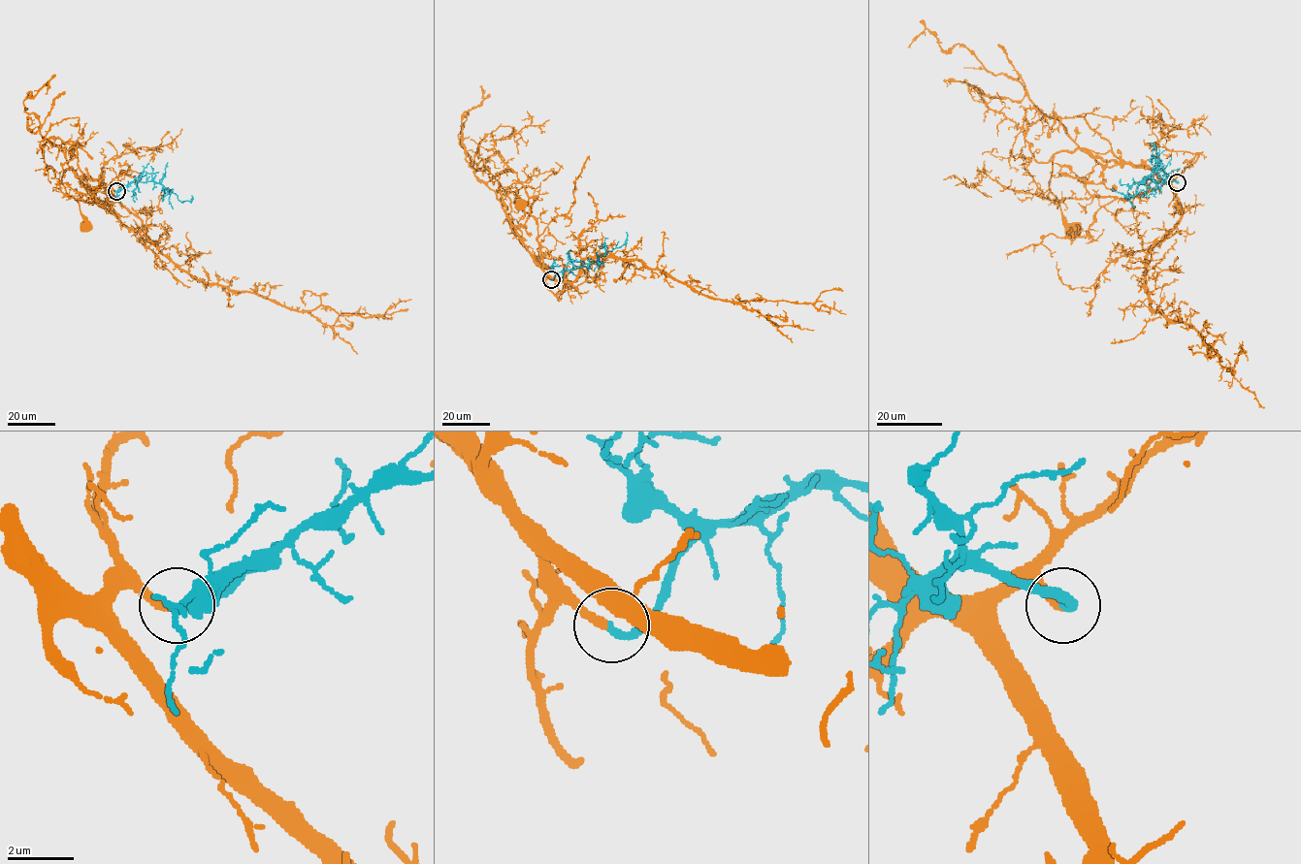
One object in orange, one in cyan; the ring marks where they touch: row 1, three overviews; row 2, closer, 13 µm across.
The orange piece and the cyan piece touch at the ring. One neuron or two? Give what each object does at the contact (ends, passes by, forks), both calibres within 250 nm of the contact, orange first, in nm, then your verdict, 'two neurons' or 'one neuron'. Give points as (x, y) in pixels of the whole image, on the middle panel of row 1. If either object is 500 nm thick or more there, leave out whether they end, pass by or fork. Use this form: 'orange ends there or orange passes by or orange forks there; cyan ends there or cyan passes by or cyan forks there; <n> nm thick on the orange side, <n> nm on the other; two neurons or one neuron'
orange ends there; cyan ends there; 240 nm thick on the orange side, 280 nm on the other; one neuron

